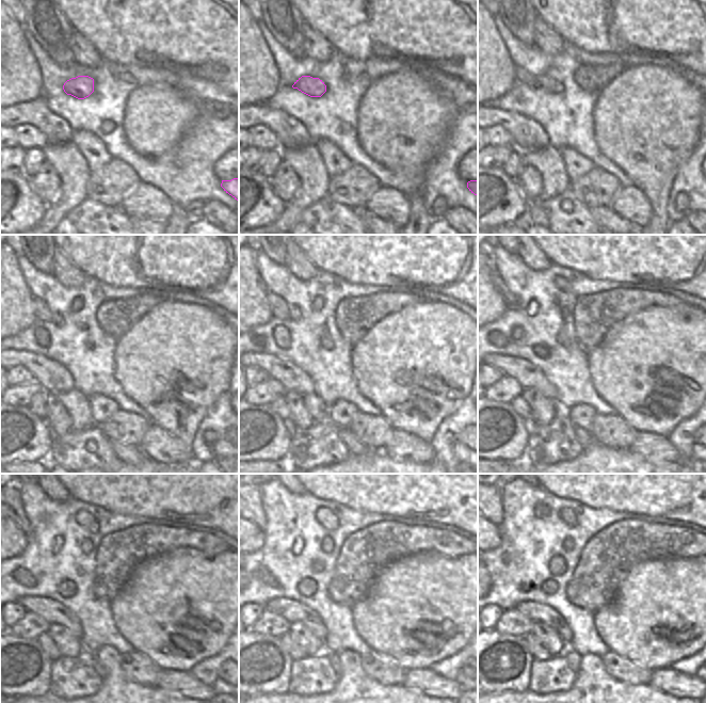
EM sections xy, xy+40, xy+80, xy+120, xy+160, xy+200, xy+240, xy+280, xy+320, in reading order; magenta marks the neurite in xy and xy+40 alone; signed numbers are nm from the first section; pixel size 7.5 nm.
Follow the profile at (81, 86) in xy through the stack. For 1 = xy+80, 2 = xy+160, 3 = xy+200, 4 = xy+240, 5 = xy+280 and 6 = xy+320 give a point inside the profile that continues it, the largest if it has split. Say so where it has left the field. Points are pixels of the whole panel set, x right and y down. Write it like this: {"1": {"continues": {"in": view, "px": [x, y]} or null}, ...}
{"1": {"continues": {"in": "xy+80", "px": [544, 83]}}, "2": {"continues": {"in": "xy+160", "px": [278, 308]}}, "3": {"continues": {"in": "xy+200", "px": [511, 301]}}, "4": {"continues": {"in": "xy+240", "px": [21, 522]}}, "5": {"continues": {"in": "xy+280", "px": [260, 521]}}, "6": {"continues": {"in": "xy+320", "px": [499, 510]}}}

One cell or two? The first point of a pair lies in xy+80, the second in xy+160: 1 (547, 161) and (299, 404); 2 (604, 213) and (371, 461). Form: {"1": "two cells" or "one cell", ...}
{"1": "two cells", "2": "two cells"}

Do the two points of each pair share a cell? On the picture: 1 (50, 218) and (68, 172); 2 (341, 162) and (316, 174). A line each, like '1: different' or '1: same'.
1: same
2: different

